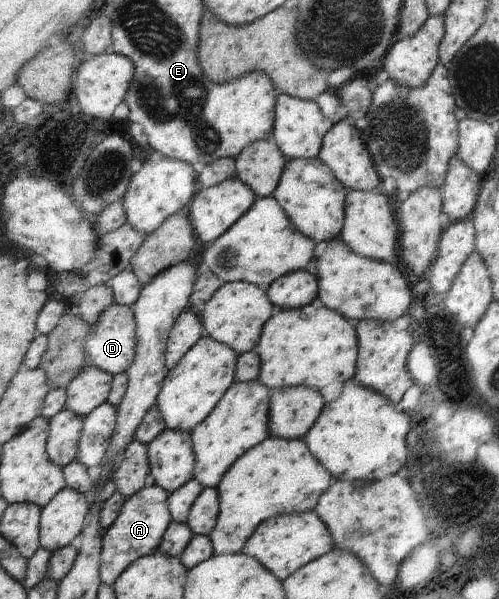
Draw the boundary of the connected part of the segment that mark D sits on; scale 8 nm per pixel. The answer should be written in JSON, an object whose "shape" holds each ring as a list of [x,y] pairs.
{"shape":[[[113,303],[100,316],[97,324],[92,325],[91,335],[86,341],[90,363],[113,376],[111,396],[108,403],[116,407],[122,404],[128,391],[127,371],[132,367],[137,354],[137,323],[135,310],[132,307]]]}

